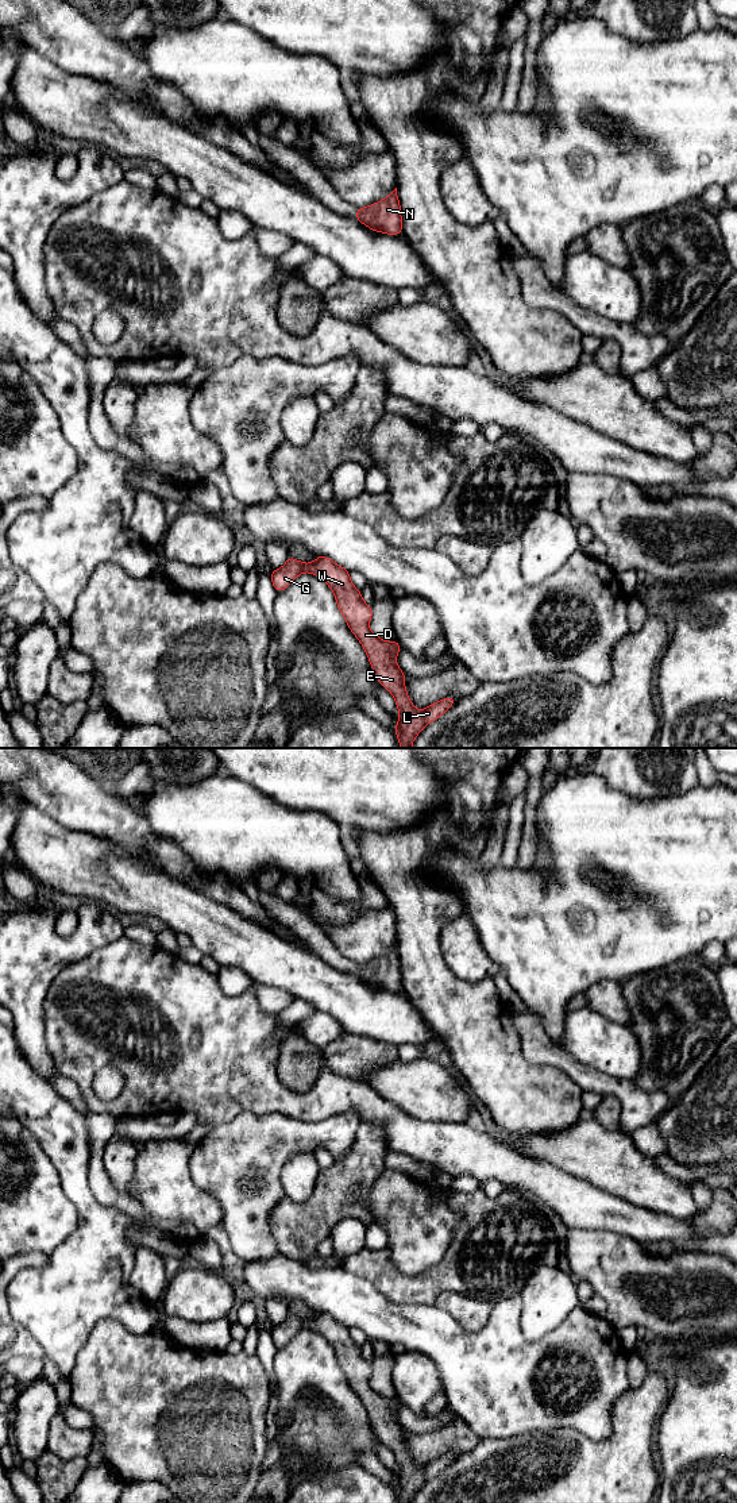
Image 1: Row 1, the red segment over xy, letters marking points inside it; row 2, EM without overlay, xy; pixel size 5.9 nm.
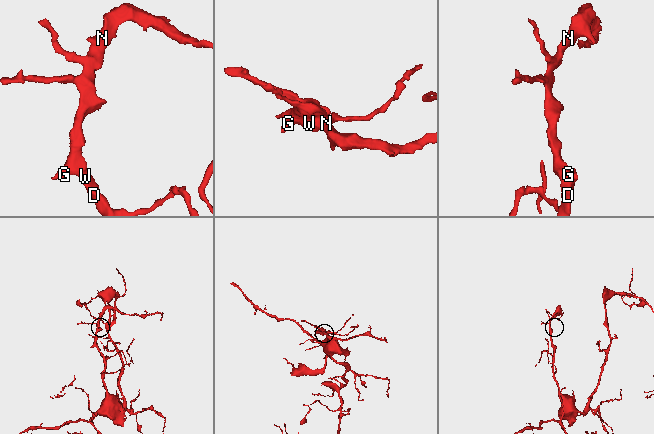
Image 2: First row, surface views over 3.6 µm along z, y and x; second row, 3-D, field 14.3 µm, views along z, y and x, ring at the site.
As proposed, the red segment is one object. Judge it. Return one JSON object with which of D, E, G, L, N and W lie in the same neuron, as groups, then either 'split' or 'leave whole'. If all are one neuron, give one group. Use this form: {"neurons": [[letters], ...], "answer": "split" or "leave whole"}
{"neurons": [["D", "E", "G", "L", "N", "W"]], "answer": "leave whole"}

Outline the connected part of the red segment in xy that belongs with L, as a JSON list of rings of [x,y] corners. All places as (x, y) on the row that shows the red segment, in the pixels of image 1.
[[[317,555],[317,559],[312,563],[302,563],[288,556],[285,566],[273,570],[270,578],[274,589],[279,593],[302,573],[317,575],[333,591],[337,608],[350,631],[366,651],[374,675],[394,695],[400,712],[400,720],[394,728],[400,747],[412,748],[412,743],[422,728],[444,714],[458,700],[447,697],[422,710],[416,709],[405,689],[406,675],[395,663],[401,645],[397,640],[385,641],[370,631],[371,606],[362,600],[360,590],[352,585],[350,571],[321,555]]]

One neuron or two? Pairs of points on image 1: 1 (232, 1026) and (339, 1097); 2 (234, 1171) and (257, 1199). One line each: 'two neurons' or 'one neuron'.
1: one neuron
2: one neuron

